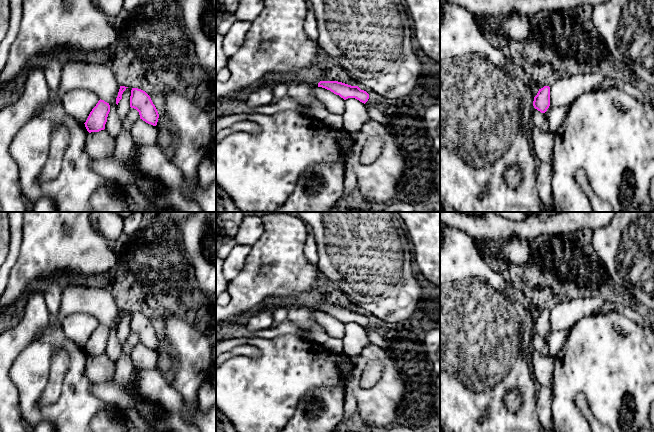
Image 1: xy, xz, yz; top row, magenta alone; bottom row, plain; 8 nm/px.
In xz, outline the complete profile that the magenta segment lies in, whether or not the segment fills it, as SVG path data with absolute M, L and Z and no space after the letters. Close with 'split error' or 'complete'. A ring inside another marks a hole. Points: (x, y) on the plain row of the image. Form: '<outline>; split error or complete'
M320 305L318 311L330 314L344 324L355 322L365 328L369 323L369 318L366 315L361 314L358 310L351 310L338 305Z; complete

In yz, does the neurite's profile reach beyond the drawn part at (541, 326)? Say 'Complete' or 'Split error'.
Complete

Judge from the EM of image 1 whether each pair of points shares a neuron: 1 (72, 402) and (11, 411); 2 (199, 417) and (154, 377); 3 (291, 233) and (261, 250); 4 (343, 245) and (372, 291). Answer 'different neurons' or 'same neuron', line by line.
1: different neurons
2: same neuron
3: same neuron
4: same neuron

